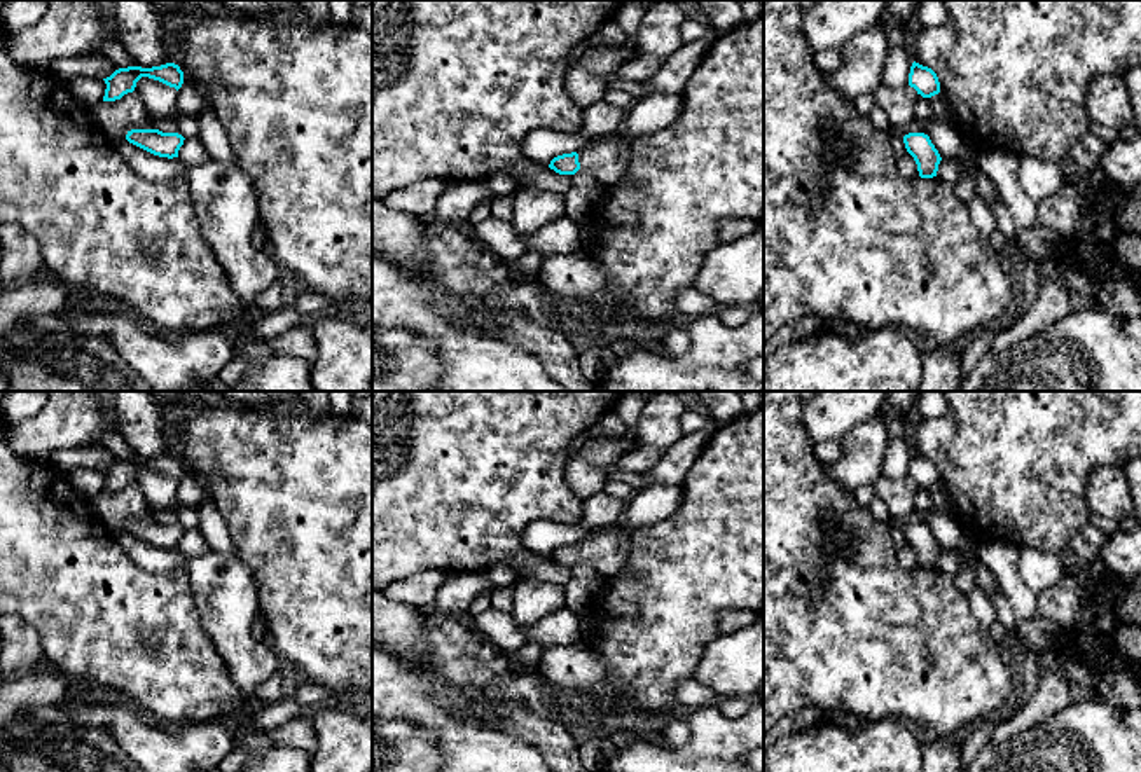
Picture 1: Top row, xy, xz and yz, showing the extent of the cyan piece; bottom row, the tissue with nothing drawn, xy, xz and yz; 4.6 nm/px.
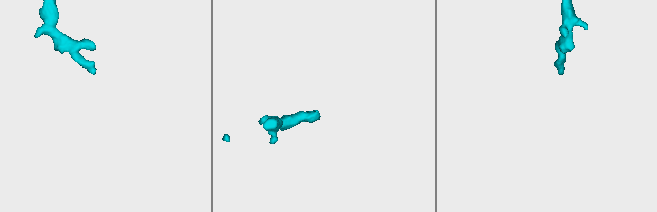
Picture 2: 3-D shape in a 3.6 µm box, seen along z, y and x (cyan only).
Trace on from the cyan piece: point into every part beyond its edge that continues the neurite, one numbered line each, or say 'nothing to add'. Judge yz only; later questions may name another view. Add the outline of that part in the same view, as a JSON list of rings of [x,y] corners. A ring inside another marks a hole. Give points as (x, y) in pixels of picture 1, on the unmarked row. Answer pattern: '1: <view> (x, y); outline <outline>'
nothing to add

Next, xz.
1: xz (607, 551); outline [[[626,519],[601,527],[596,534],[587,534],[578,541],[580,561],[591,564],[601,580],[620,576],[631,554],[631,534],[624,533]]]

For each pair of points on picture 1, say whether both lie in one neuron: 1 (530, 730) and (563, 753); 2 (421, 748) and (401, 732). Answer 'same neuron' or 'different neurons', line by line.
1: same neuron
2: same neuron

